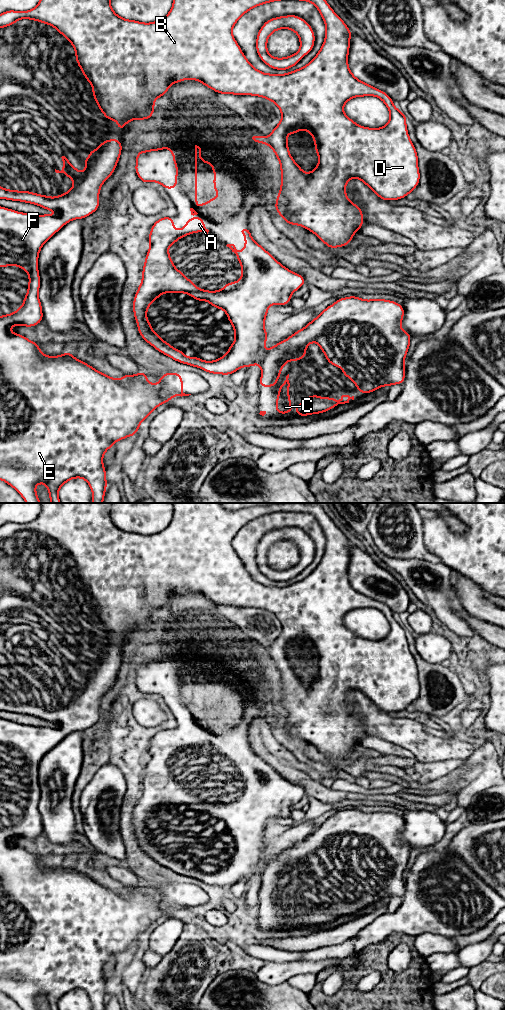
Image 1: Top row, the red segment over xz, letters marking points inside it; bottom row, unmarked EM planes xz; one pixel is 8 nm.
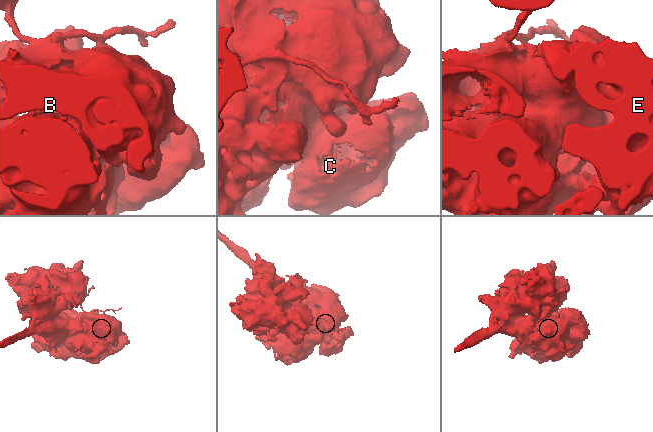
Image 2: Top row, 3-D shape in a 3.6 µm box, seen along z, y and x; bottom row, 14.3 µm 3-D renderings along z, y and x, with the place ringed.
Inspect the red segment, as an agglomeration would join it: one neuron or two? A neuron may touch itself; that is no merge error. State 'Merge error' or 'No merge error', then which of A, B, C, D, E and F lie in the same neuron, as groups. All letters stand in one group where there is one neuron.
No merge error. Groups: A B C D E F

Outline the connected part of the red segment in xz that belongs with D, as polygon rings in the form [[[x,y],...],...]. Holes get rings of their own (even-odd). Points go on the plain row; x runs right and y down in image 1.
[[[40,503],[41,511],[38,517],[29,522],[29,523],[15,523],[15,522],[7,522],[0,526],[0,541],[3,539],[8,539],[13,537],[20,531],[30,531],[38,534],[42,534],[44,536],[48,536],[58,542],[58,544],[66,549],[73,560],[76,563],[75,570],[76,574],[84,586],[84,590],[92,596],[92,606],[94,611],[98,617],[99,622],[104,626],[104,629],[109,632],[118,633],[117,641],[122,644],[124,638],[134,632],[147,632],[153,629],[153,624],[155,621],[154,612],[157,610],[161,610],[164,606],[167,606],[169,602],[169,598],[173,595],[180,595],[184,591],[192,591],[195,593],[201,594],[206,599],[216,603],[218,606],[233,606],[233,607],[251,607],[251,608],[259,608],[263,609],[267,612],[270,612],[275,615],[275,617],[280,621],[282,630],[279,636],[272,642],[269,648],[263,649],[258,648],[256,646],[250,646],[249,651],[251,654],[257,654],[260,656],[265,656],[270,658],[275,668],[278,670],[280,674],[280,682],[281,682],[281,699],[276,710],[276,716],[274,718],[276,724],[282,728],[283,732],[290,737],[298,737],[306,740],[310,744],[314,745],[321,753],[325,755],[325,757],[332,761],[334,759],[339,760],[342,758],[348,757],[355,744],[360,742],[360,740],[364,737],[363,732],[363,724],[359,718],[355,715],[351,714],[347,706],[345,704],[346,697],[349,691],[357,690],[361,692],[365,697],[367,697],[381,712],[399,712],[405,710],[409,705],[413,704],[414,701],[418,698],[420,693],[420,683],[418,681],[418,666],[416,664],[416,660],[412,655],[409,647],[408,641],[406,638],[406,630],[407,627],[402,625],[399,621],[397,621],[393,616],[393,611],[384,603],[379,602],[367,595],[360,593],[356,590],[351,582],[348,579],[348,566],[350,560],[350,550],[352,548],[352,544],[348,540],[348,538],[344,535],[344,533],[334,524],[334,522],[330,519],[327,513],[323,510],[323,508],[318,503],[273,503],[271,505],[261,505],[255,507],[247,507],[236,511],[230,511],[223,507],[222,503],[171,503],[173,505],[173,516],[170,524],[162,531],[158,533],[154,533],[151,535],[143,535],[140,533],[124,531],[118,528],[112,521],[110,512],[113,503]],[[281,512],[299,512],[299,513],[307,513],[311,514],[315,517],[325,535],[326,544],[325,544],[325,552],[319,563],[319,565],[314,569],[314,571],[309,574],[303,580],[294,583],[287,587],[273,587],[273,586],[265,586],[256,580],[247,572],[246,568],[242,564],[240,558],[236,554],[232,541],[236,534],[241,530],[249,522],[266,515],[281,513]],[[364,608],[375,608],[381,611],[386,617],[387,621],[390,624],[390,632],[389,634],[381,639],[381,640],[368,640],[364,638],[360,638],[355,635],[352,631],[345,627],[343,623],[344,616],[349,614],[350,611],[355,609],[364,609]],[[305,642],[308,643],[314,652],[315,661],[314,663],[318,666],[319,674],[316,680],[310,685],[305,685],[300,678],[295,674],[295,672],[291,669],[289,658],[287,656],[287,646],[292,645],[295,647],[298,643]]]

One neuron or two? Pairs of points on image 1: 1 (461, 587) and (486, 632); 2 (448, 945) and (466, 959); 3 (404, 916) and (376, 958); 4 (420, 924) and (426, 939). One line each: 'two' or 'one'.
1: one
2: two
3: two
4: two

